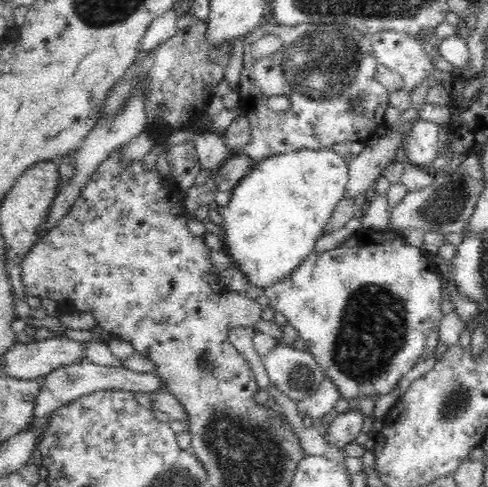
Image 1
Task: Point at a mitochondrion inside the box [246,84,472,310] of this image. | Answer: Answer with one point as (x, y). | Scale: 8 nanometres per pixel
(445, 206)

